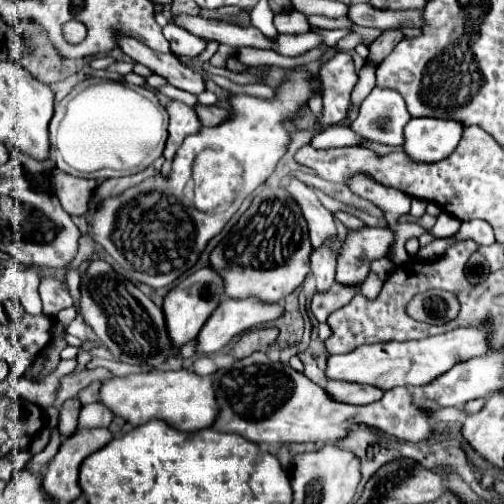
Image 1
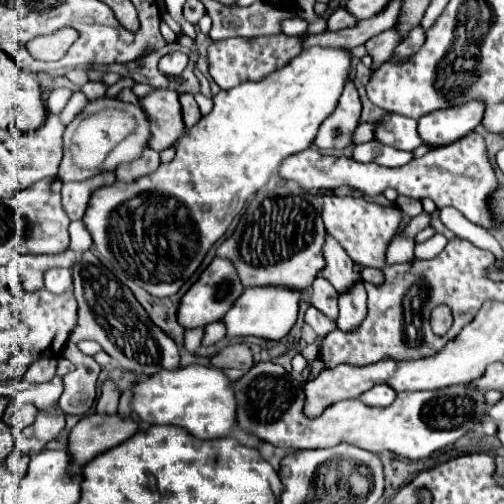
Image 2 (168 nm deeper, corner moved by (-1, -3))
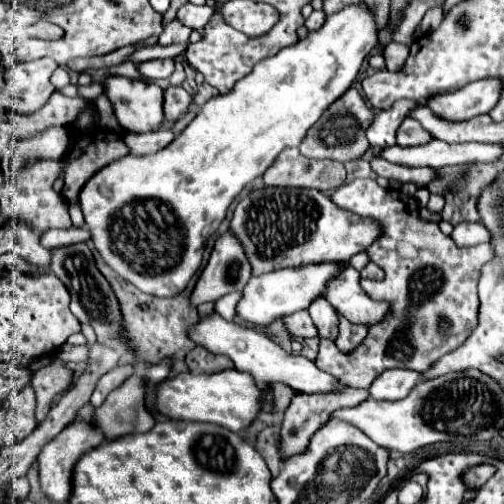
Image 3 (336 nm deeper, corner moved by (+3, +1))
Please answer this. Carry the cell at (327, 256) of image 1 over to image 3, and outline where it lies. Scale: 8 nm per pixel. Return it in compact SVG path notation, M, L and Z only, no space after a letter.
M316 298L316 302L312 302L312 306L308 308L316 328L318 328L318 336L320 338L330 338L336 340L338 336L338 314L336 310L332 310L330 302L326 298Z

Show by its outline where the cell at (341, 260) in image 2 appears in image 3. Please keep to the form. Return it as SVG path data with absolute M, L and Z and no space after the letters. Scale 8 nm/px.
M348 266L348 270L340 270L340 274L336 274L332 282L328 282L326 300L350 322L372 326L386 316L388 304L370 300L358 282L358 270L354 270L352 266Z

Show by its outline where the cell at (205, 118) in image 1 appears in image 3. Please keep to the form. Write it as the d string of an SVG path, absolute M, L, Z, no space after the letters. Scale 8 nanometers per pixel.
M168 86L164 90L164 116L170 122L176 122L182 114L186 114L192 96L182 86Z

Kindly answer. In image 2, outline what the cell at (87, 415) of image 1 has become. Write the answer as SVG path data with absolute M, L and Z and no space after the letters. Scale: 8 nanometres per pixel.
M106 380L106 382L102 382L102 392L100 392L96 410L98 410L100 414L116 412L116 408L118 408L118 400L120 400L120 390L116 388L116 384L114 384L112 380Z

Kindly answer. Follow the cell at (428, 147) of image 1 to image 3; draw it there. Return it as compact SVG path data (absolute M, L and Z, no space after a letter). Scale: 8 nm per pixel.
M484 78L466 84L456 92L446 92L430 98L428 108L434 114L440 114L440 118L448 118L448 122L462 122L480 114L488 114L496 106L500 90L500 80Z

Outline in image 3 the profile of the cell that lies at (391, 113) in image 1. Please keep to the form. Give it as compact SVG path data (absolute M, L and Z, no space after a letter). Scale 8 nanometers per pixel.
M406 116L404 122L400 124L398 132L396 132L396 142L398 146L420 146L420 144L428 144L432 140L432 136L428 134L428 130L420 128L420 124Z

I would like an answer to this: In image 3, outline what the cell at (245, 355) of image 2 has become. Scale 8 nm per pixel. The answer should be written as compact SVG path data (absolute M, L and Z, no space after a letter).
M200 346L190 350L186 356L186 364L192 374L210 374L210 372L220 372L226 368L232 368L232 360L216 354L208 354L208 350L202 350Z

